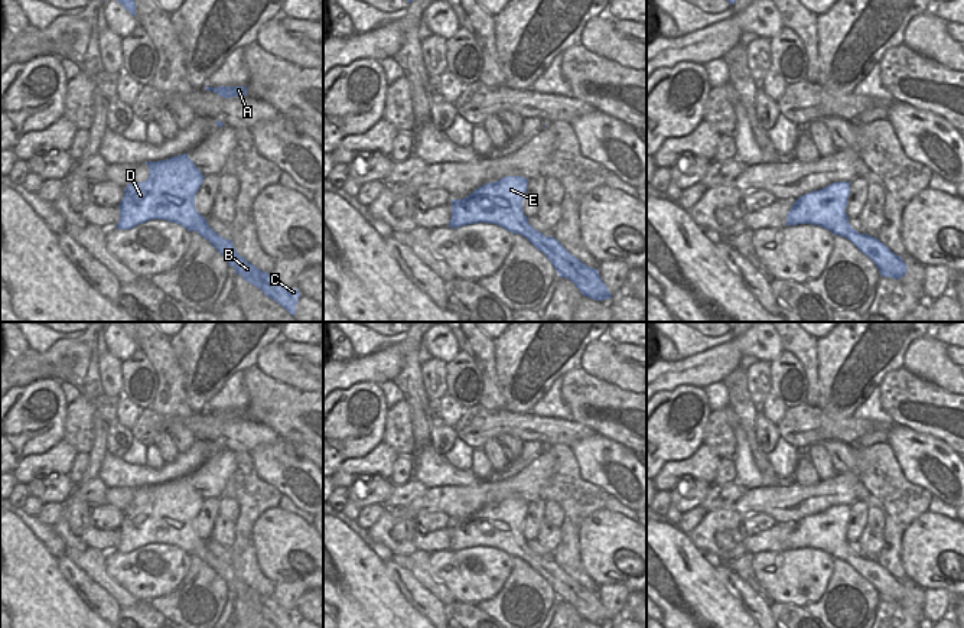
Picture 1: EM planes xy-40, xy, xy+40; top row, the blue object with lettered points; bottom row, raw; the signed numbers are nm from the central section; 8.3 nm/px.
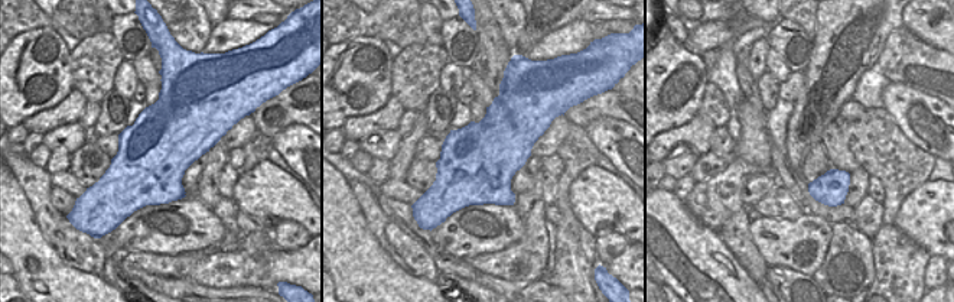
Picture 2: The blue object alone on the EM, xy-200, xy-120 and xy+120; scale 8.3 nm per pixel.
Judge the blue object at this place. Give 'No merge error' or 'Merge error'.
No merge error

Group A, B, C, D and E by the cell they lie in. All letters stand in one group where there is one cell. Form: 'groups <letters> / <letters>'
groups A B C D E

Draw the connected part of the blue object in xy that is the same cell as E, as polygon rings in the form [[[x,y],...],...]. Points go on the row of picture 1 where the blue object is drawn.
[[[505,176],[485,183],[463,199],[452,199],[450,228],[469,224],[495,224],[512,234],[521,234],[537,250],[545,254],[560,277],[574,283],[583,296],[595,300],[610,299],[597,269],[592,269],[571,256],[554,237],[545,237],[528,224],[522,212],[522,201],[528,179]]]

